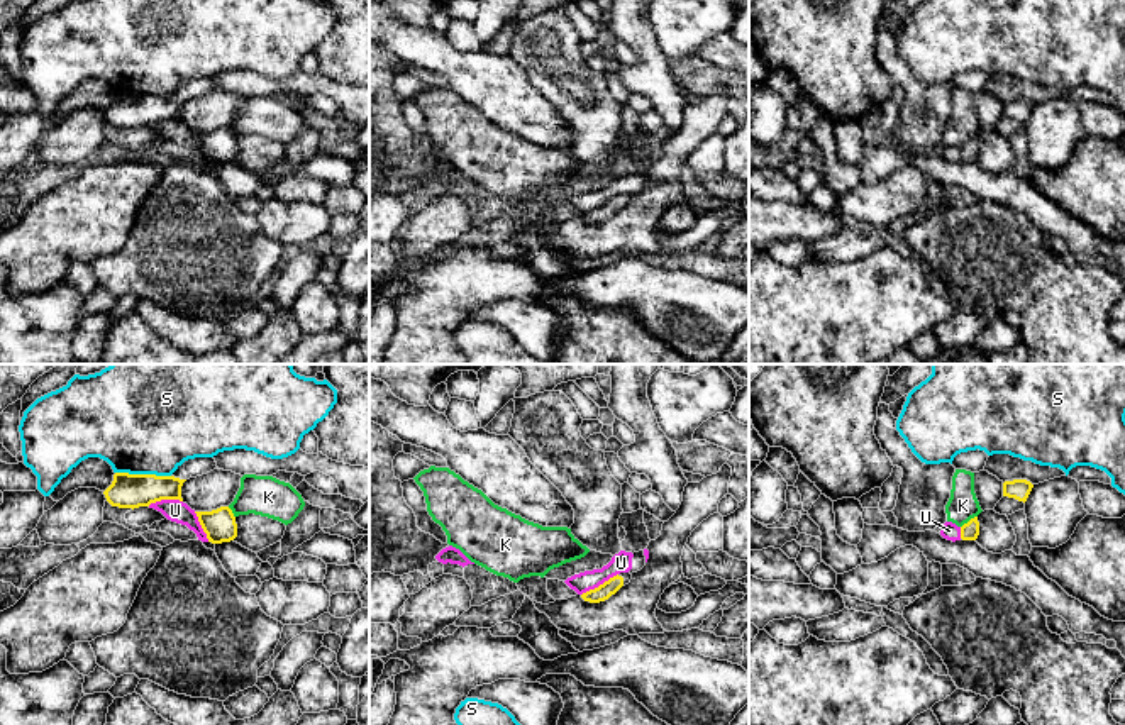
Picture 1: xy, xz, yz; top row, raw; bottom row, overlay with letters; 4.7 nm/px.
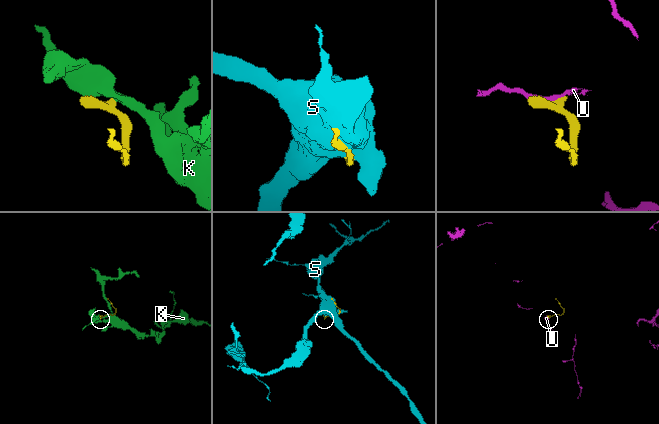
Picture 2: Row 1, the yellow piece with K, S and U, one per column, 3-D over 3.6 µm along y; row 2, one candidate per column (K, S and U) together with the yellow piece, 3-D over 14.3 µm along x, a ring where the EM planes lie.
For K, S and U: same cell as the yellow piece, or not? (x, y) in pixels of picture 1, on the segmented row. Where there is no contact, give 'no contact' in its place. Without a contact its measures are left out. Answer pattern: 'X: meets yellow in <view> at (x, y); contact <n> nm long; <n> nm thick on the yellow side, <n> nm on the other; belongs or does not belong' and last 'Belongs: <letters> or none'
K: meets yellow in yz at (969, 520); contact 100 nm long; 90 nm thick on the yellow side, 150 nm on the other; does not belong
S: meets yellow in xy at (143, 475); contact 260 nm long; 160 nm thick on the yellow side, 500 nm on the other; does not belong
U: meets yellow in xz at (600, 585); contact 200 nm long; 80 nm thick on the yellow side, 100 nm on the other; does not belong
Belongs: none

